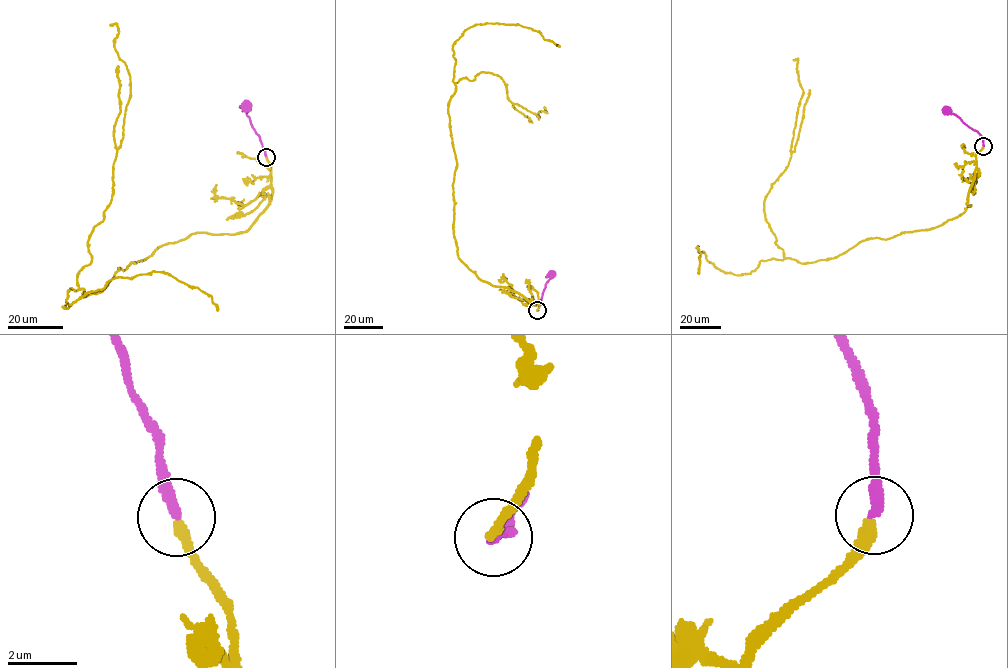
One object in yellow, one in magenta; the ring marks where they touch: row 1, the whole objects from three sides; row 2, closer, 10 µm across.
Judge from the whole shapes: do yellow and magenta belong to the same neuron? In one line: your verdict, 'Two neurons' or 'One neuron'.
One neuron

